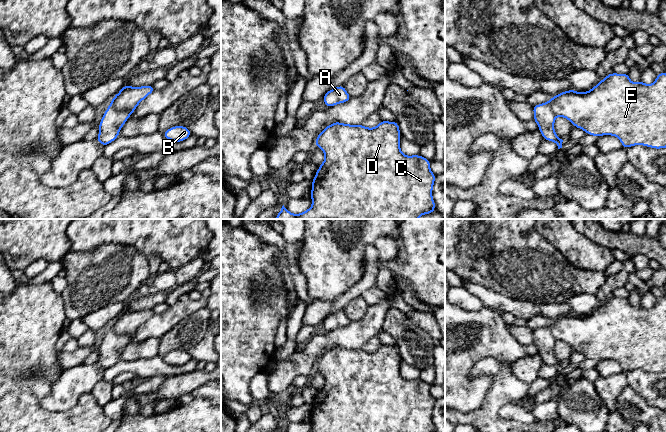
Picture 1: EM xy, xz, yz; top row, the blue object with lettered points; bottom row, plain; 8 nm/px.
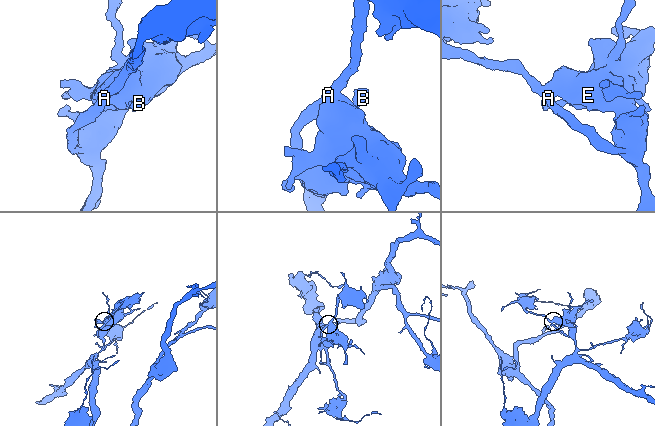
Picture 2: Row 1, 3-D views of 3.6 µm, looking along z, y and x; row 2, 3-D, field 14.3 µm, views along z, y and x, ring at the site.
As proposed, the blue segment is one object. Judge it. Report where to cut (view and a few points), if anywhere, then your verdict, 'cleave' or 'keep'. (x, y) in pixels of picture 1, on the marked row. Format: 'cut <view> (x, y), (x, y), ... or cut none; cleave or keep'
cut none; keep

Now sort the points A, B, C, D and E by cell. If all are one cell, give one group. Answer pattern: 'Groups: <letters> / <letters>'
Groups: A B C D E

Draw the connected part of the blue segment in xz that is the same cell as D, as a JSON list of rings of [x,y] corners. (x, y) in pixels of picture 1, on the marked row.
[[[381,121],[374,128],[367,128],[363,125],[350,125],[334,122],[319,133],[315,146],[324,152],[324,162],[319,166],[314,179],[312,180],[311,199],[312,207],[301,214],[292,214],[284,205],[275,219],[418,219],[421,215],[430,214],[435,211],[435,202],[432,197],[432,189],[436,175],[430,170],[430,160],[420,156],[406,156],[400,150],[400,129],[398,122]]]

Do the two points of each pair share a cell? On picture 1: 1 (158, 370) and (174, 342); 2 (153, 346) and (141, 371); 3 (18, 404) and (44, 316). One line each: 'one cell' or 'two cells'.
1: two cells
2: two cells
3: one cell

